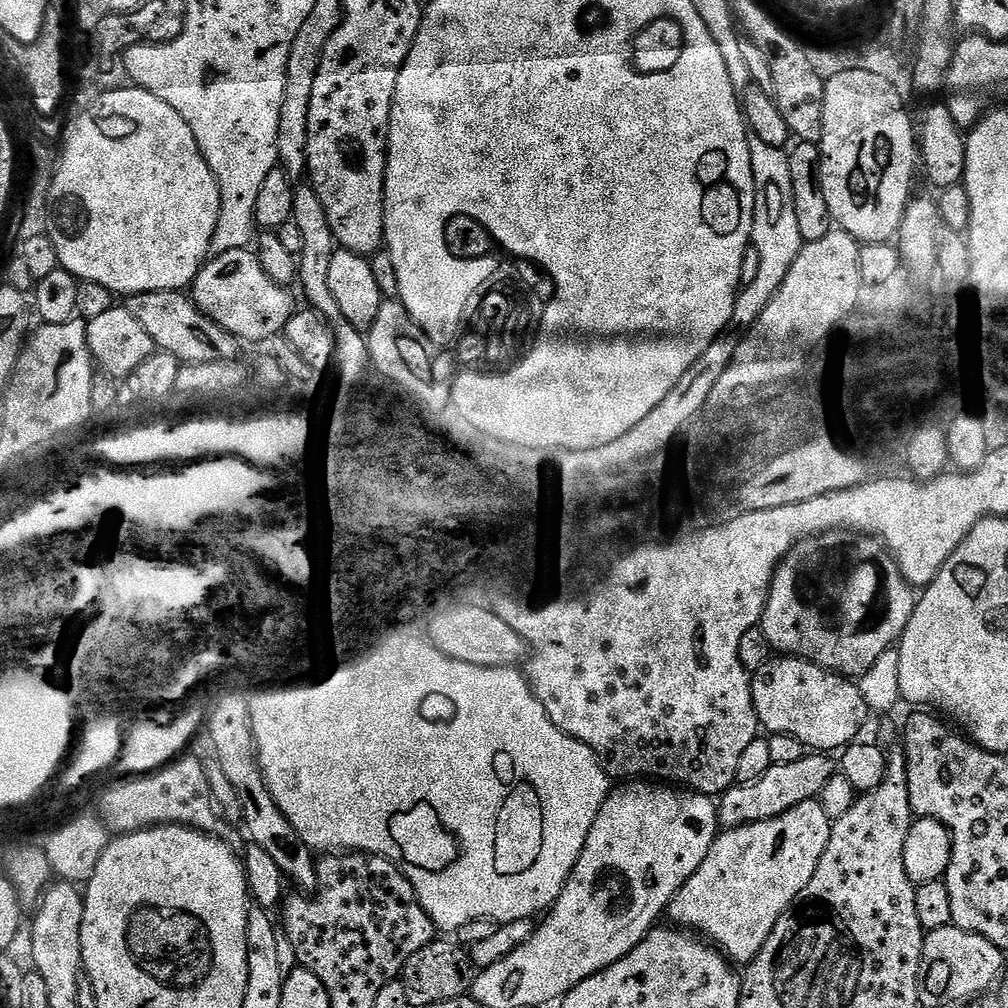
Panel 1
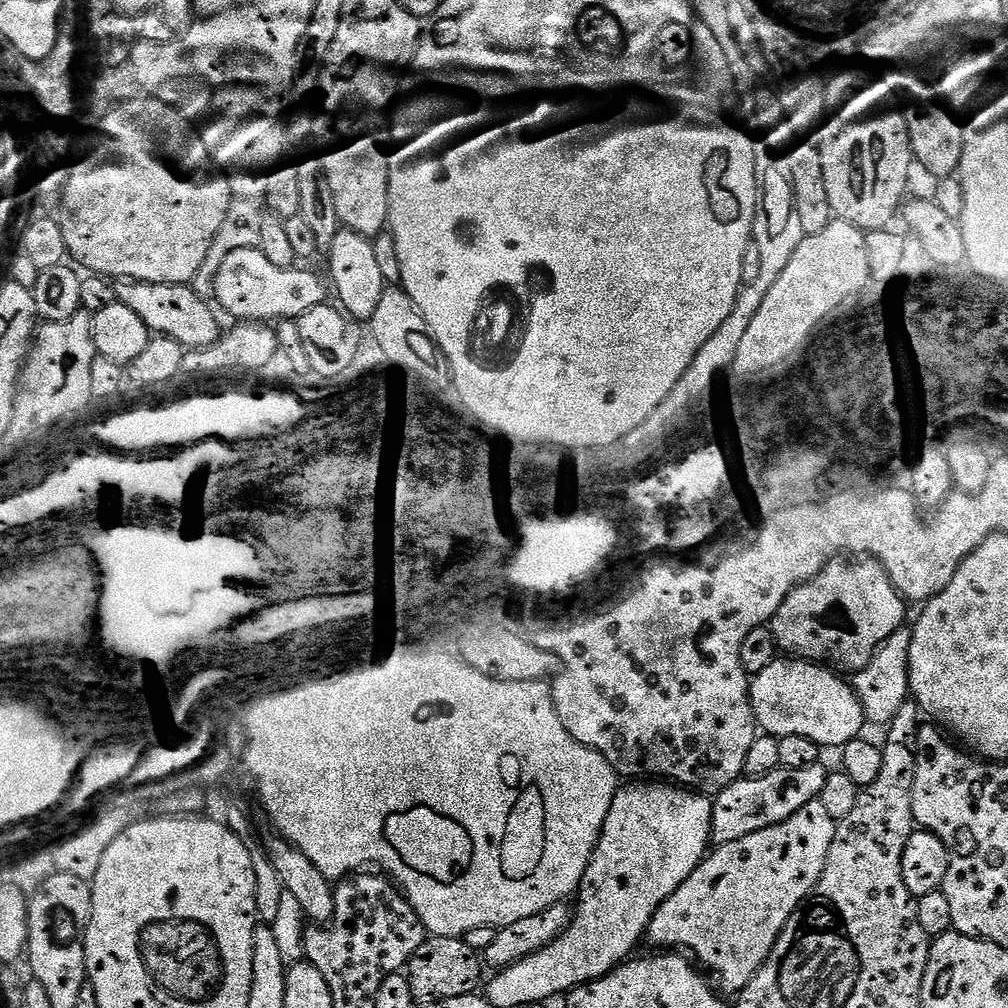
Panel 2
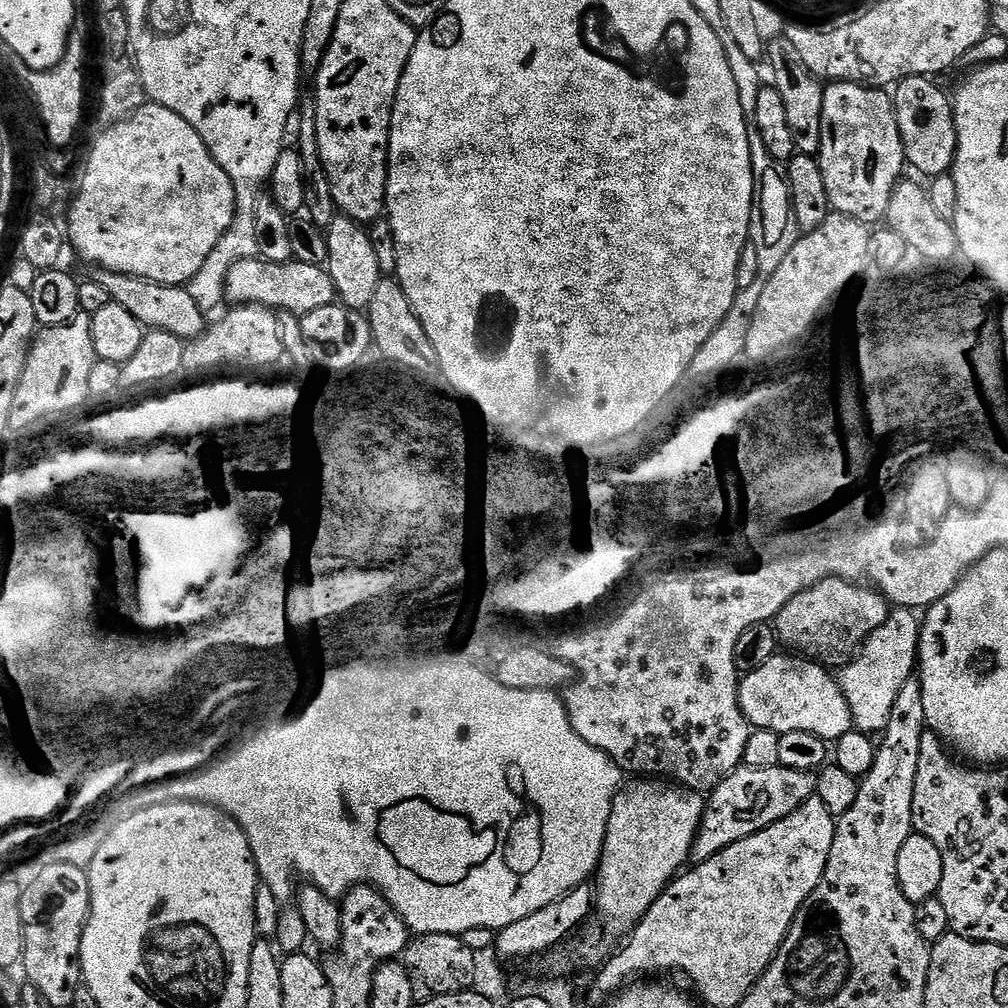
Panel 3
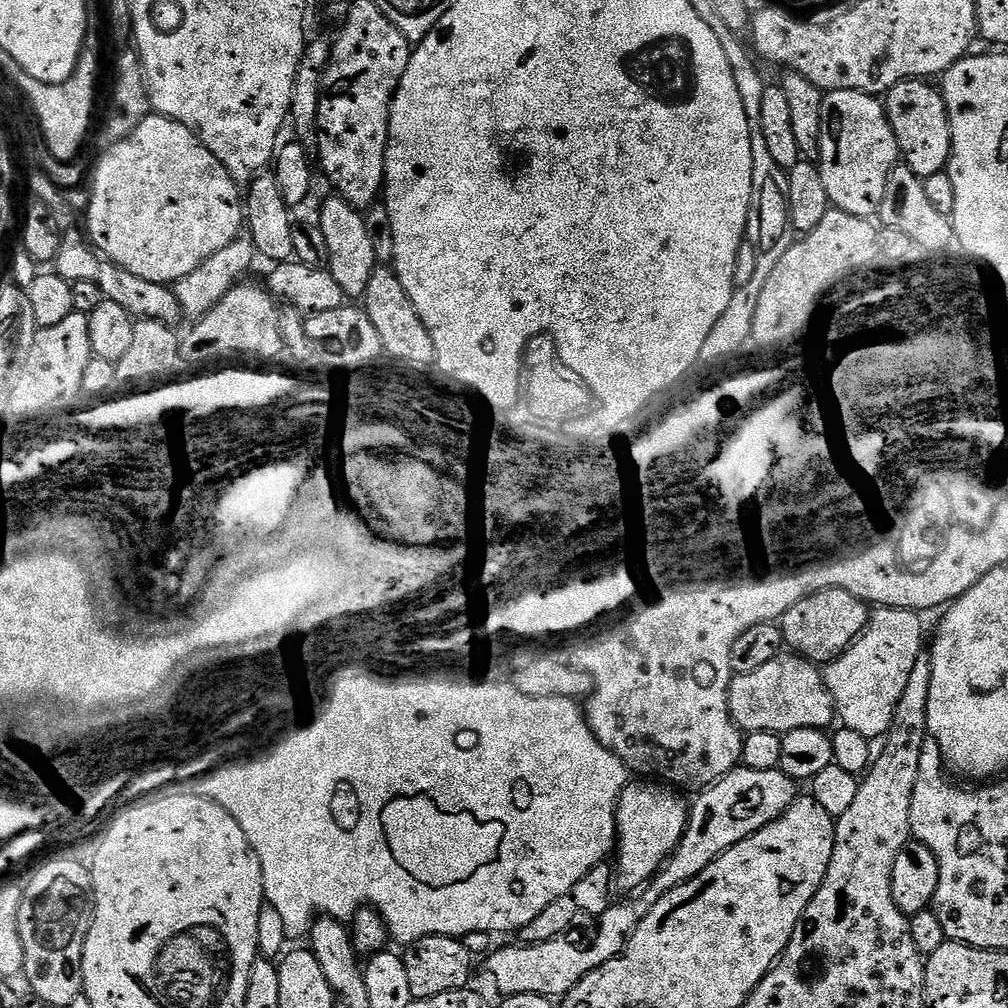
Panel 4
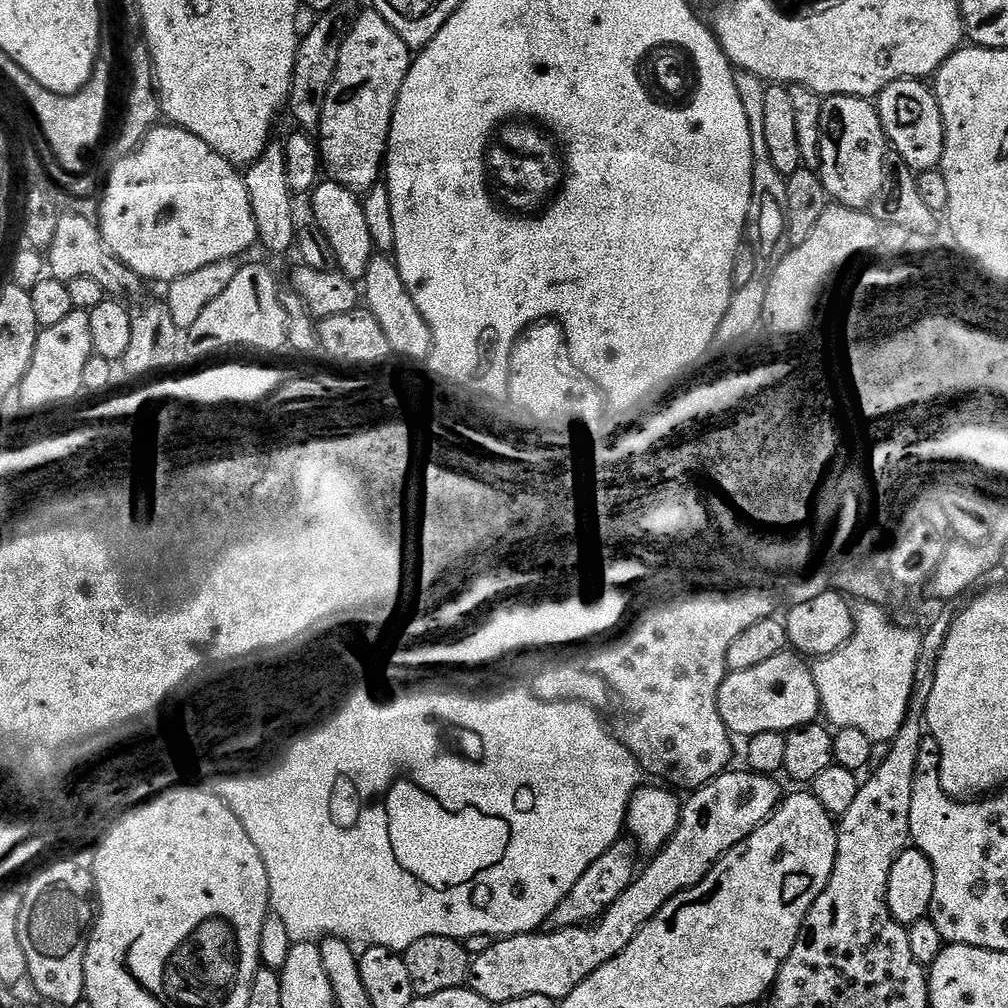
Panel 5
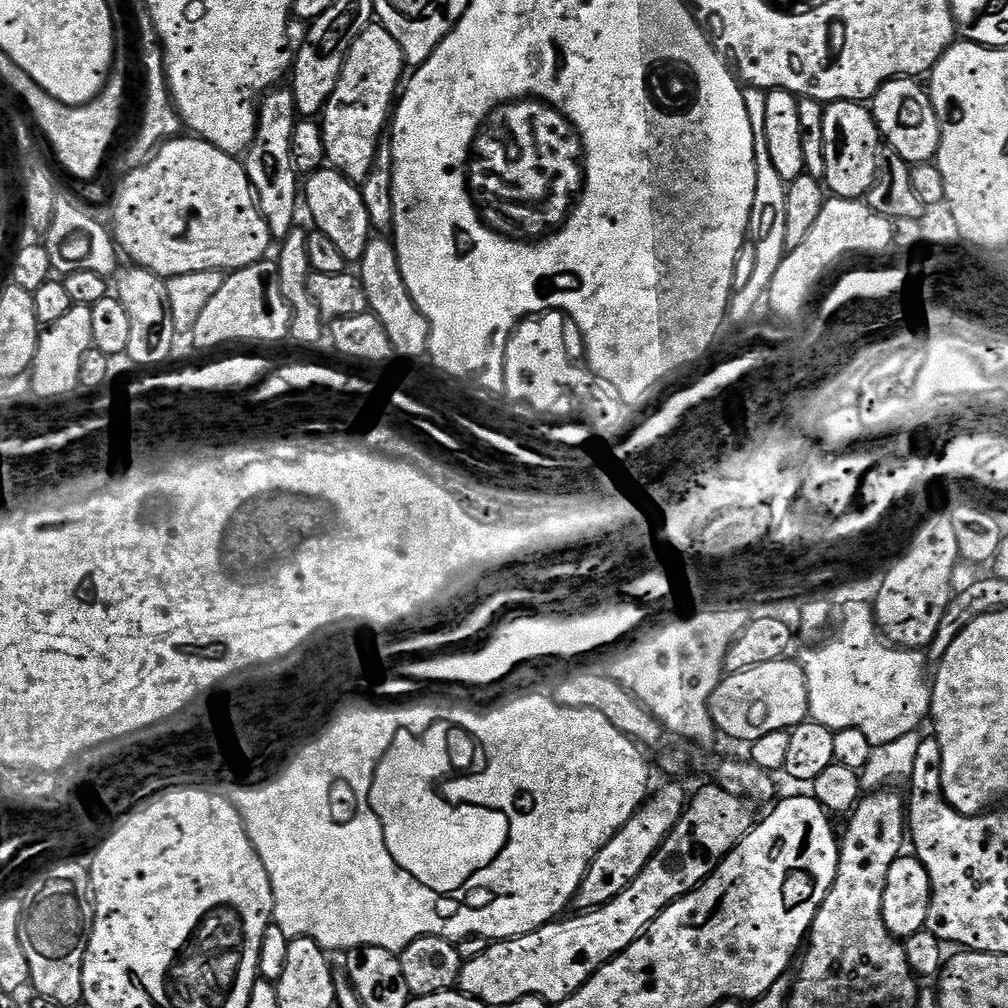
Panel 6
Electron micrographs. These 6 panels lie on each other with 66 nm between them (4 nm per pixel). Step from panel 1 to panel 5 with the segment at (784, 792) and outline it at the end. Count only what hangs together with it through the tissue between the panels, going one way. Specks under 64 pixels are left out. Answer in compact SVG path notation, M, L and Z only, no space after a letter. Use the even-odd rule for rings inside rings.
M726 770L709 784L695 789L689 795L692 797L683 805L675 834L666 841L659 852L649 859L652 861L645 868L643 865L642 871L632 881L632 885L605 910L604 915L591 927L537 930L528 932L524 936L505 936L497 939L492 948L486 950L485 953L471 957L467 987L482 998L486 998L494 1006L503 1006L514 998L526 998L527 996L545 996L557 1002L566 999L583 980L590 974L594 974L594 970L598 970L598 966L610 962L610 958L626 950L626 946L643 924L650 922L650 918L654 918L654 914L658 914L658 910L662 910L662 906L666 906L670 898L698 886L698 882L702 882L702 878L710 874L710 870L720 861L720 857L727 854L734 846L738 846L738 842L747 840L750 833L758 826L765 824L769 816L776 811L782 799L782 791L780 792L779 786L775 784L777 781L773 777L760 776L751 770L732 771Z

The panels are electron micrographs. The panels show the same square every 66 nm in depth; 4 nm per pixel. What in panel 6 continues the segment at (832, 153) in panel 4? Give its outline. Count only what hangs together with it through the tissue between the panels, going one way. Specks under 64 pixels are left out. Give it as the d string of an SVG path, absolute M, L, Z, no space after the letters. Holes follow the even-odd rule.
M835 100L827 105L822 118L822 135L826 138L826 174L823 183L832 196L847 200L867 197L874 182L874 170L878 166L878 154L882 147L880 127L871 111L863 103L854 100Z

